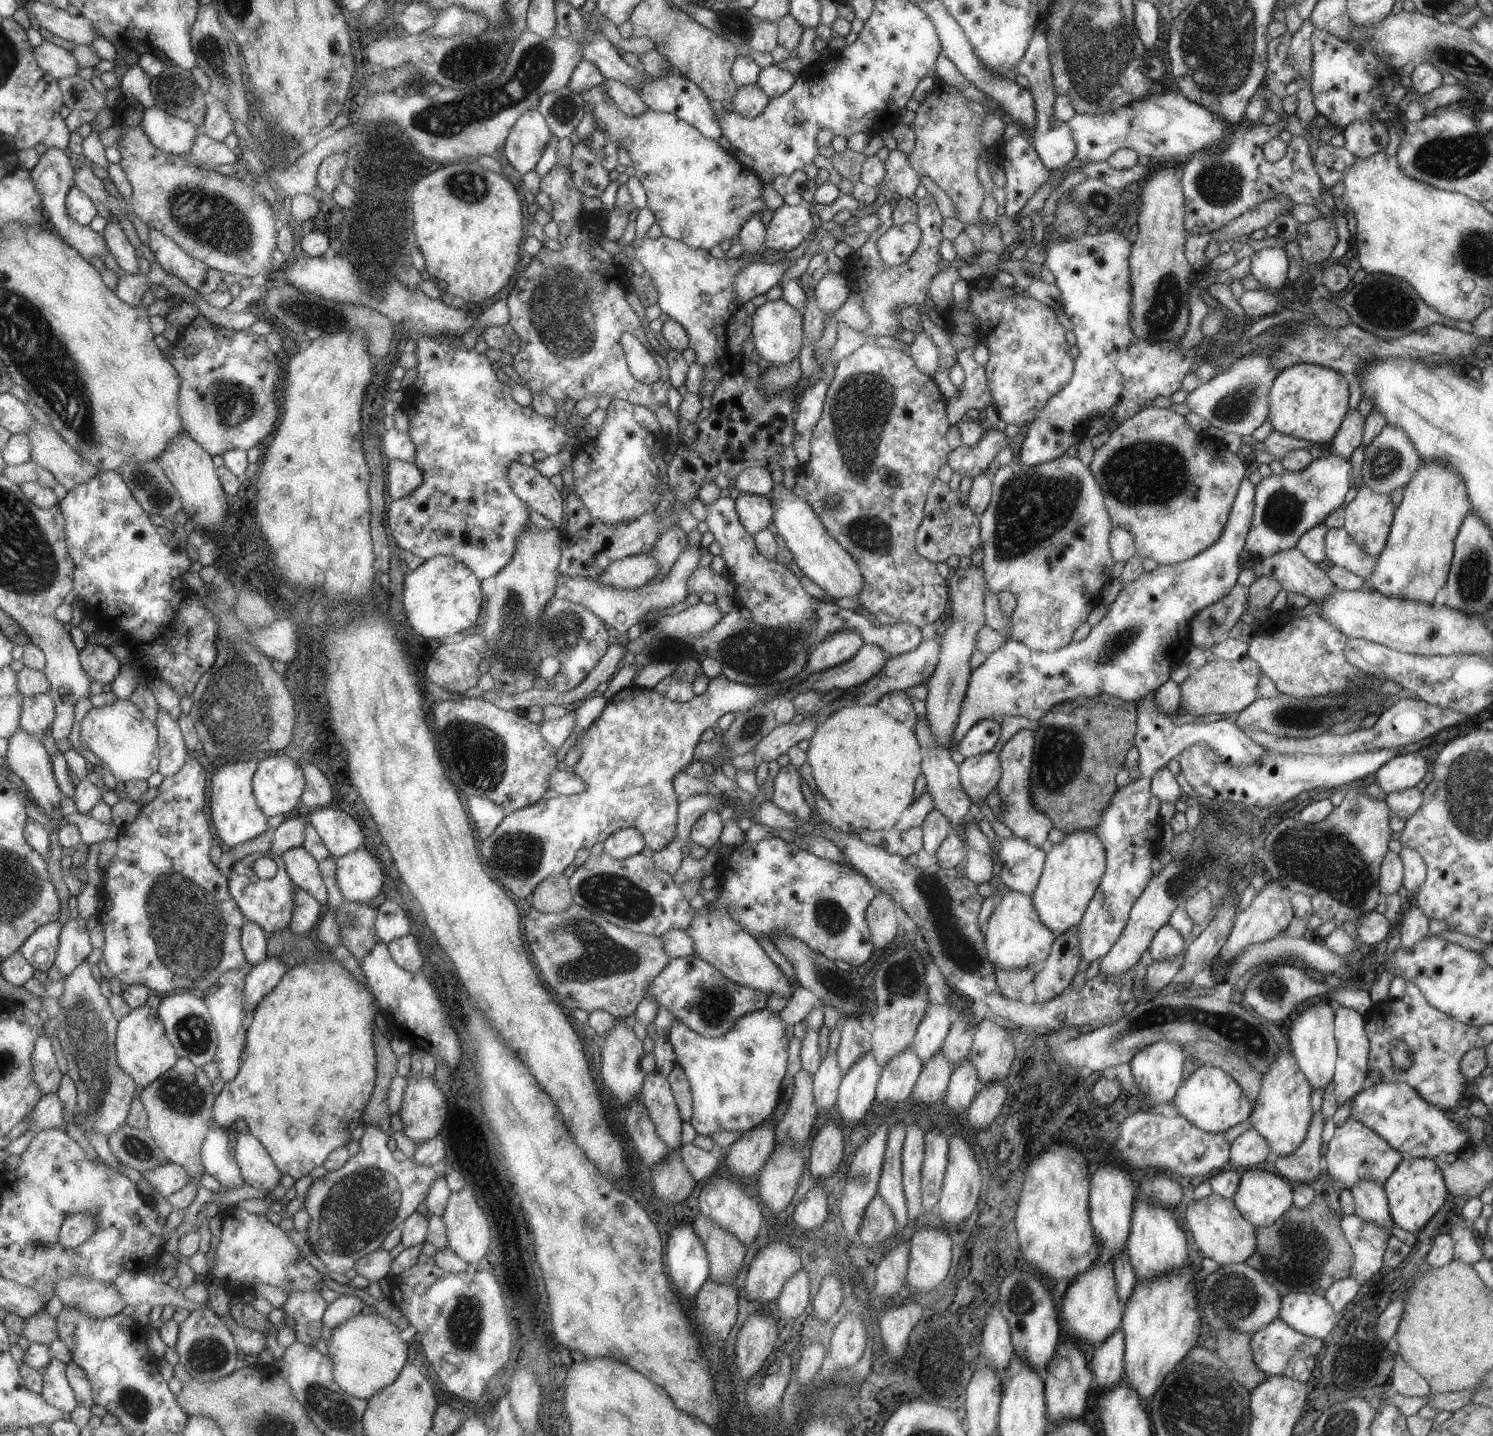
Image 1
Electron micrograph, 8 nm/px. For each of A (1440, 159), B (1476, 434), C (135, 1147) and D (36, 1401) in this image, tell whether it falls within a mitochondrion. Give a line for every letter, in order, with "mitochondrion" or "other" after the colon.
A: mitochondrion
B: other
C: mitochondrion
D: other

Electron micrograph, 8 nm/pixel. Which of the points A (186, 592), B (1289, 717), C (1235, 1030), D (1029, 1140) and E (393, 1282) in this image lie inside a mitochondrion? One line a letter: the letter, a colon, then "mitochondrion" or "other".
A: other
B: mitochondrion
C: mitochondrion
D: other
E: other

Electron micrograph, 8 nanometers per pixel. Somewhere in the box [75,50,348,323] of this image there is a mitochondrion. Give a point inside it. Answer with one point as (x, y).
(211, 222)

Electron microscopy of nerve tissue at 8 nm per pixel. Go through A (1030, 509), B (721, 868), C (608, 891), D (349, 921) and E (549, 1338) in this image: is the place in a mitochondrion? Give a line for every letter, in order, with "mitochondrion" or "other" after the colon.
A: mitochondrion
B: other
C: mitochondrion
D: mitochondrion
E: other

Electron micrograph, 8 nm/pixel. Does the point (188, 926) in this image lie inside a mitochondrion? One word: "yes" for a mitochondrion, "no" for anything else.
yes

